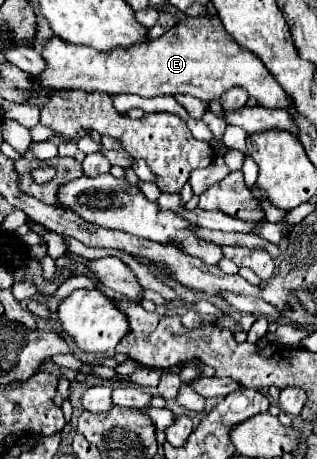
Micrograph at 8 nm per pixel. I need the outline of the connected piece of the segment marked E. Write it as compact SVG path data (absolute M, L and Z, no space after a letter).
M198 16L178 22L166 34L150 40L146 46L134 46L134 50L110 50L110 54L82 46L62 42L58 36L44 44L42 52L46 70L38 78L38 86L46 90L84 90L114 94L138 94L144 98L190 94L204 104L220 98L230 88L244 88L262 108L286 108L290 106L288 94L266 70L262 60L250 50L236 44L226 34L218 16Z

